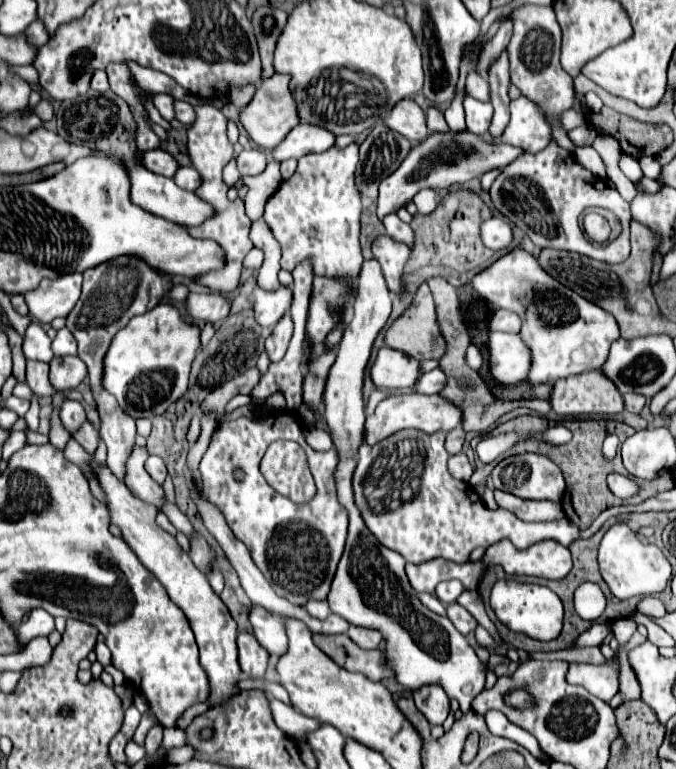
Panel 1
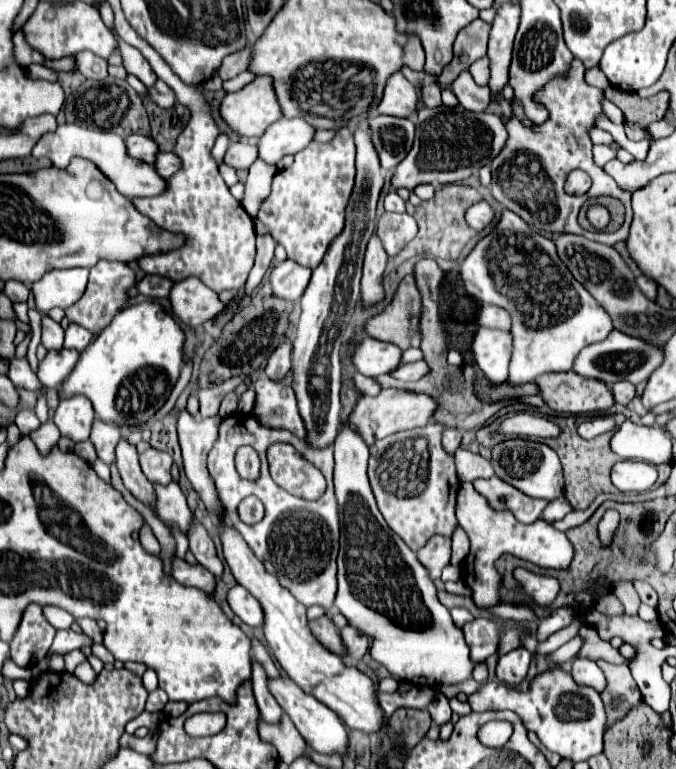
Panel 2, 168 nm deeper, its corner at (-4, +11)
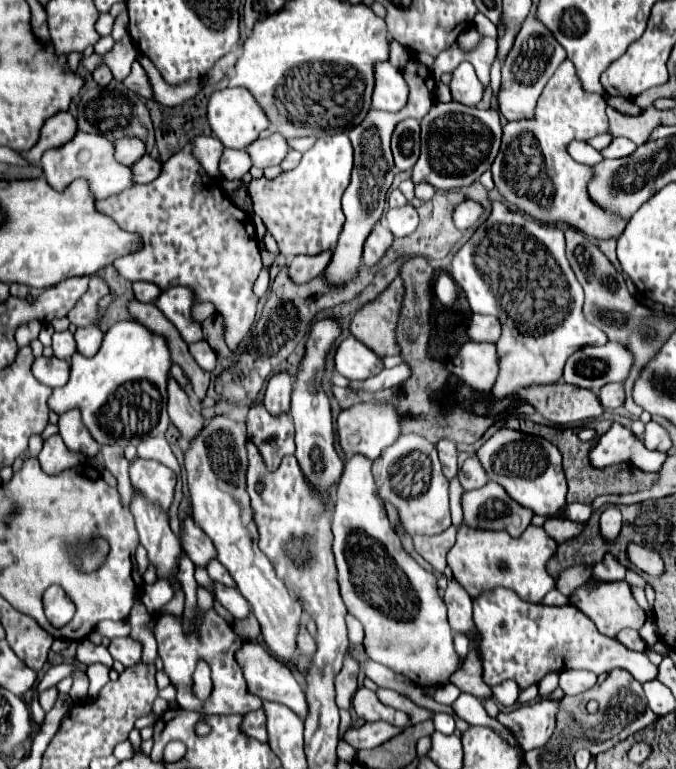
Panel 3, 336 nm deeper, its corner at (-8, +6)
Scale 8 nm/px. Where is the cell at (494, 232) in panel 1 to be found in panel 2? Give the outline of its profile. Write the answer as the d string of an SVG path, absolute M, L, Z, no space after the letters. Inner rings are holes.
M485 200L473 204L467 210L467 222L475 230L483 230L485 226L489 226L493 222L493 218L495 218L495 212L493 212L493 208Z

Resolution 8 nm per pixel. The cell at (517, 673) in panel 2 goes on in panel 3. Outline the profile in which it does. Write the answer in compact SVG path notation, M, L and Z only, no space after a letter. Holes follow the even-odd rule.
M505 681L505 683L497 685L497 687L493 687L493 697L497 699L499 705L513 707L517 697L519 697L519 687L517 687L515 681Z

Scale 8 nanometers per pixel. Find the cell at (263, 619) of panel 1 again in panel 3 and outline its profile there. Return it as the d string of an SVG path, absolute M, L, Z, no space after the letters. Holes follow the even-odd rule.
M213 581L213 599L219 601L235 619L245 619L249 615L249 603L237 589L229 589L221 583Z

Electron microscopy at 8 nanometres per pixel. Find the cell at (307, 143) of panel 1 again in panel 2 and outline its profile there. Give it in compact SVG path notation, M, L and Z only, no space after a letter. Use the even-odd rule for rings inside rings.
M281 118L271 124L259 142L259 158L277 164L285 154L297 154L315 138L315 126L307 126L301 118Z

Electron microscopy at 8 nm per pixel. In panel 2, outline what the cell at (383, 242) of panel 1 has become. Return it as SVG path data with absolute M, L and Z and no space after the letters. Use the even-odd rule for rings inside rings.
M385 212L377 222L379 240L389 258L397 256L417 234L417 222L409 214L391 214Z

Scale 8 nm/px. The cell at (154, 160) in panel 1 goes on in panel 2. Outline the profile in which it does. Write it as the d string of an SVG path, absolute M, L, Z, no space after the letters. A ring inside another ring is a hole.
M133 134L127 138L127 150L131 156L135 156L147 164L153 164L159 154L157 142L153 142L151 136L141 136L141 134Z

